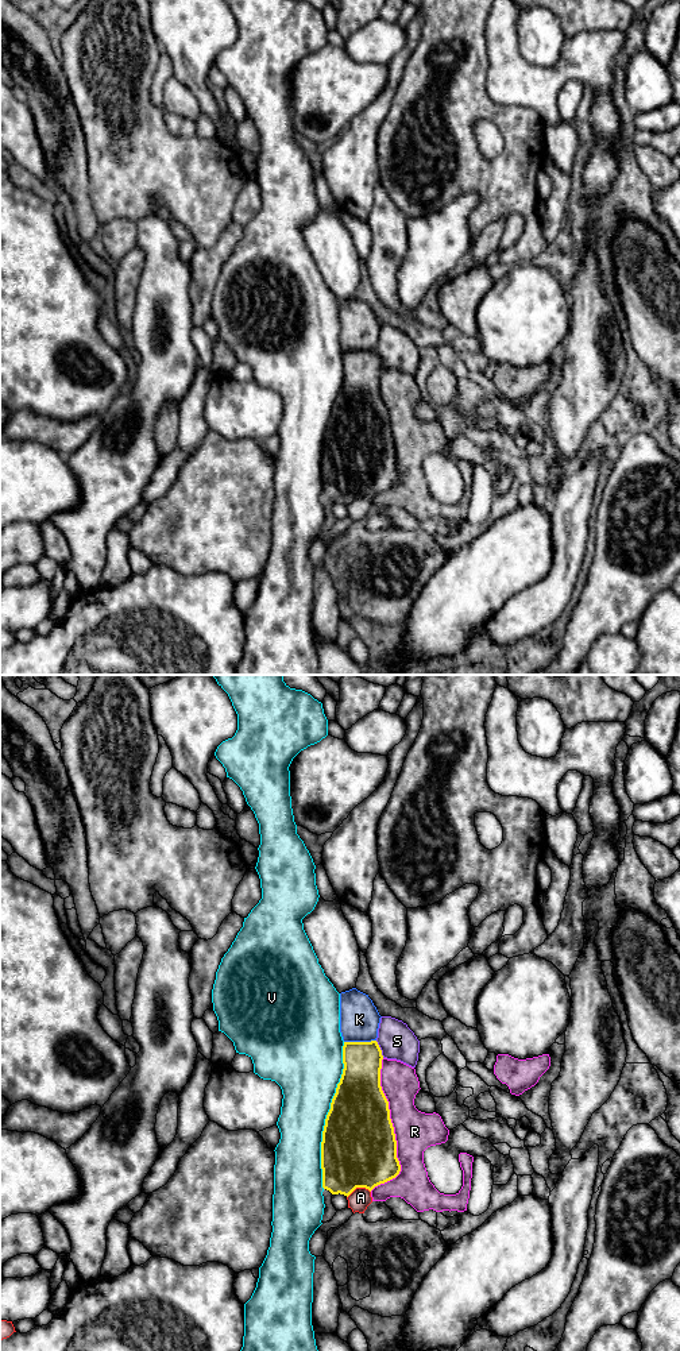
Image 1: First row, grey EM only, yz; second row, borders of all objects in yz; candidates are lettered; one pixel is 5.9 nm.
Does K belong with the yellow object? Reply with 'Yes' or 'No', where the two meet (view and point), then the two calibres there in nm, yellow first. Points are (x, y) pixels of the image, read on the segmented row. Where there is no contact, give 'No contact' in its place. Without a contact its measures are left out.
Yes. Touches yellow at yz (359, 1042). Thickness 240 nm (yellow) against 240 nm

